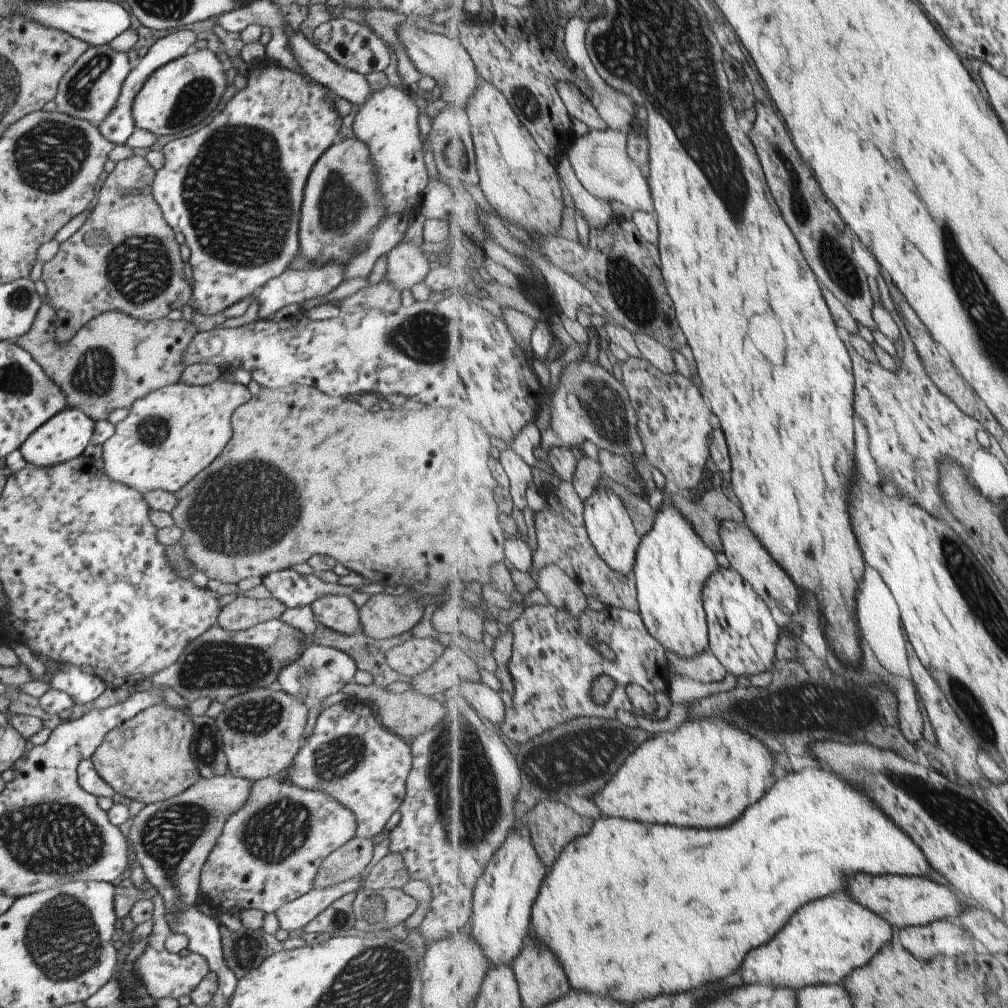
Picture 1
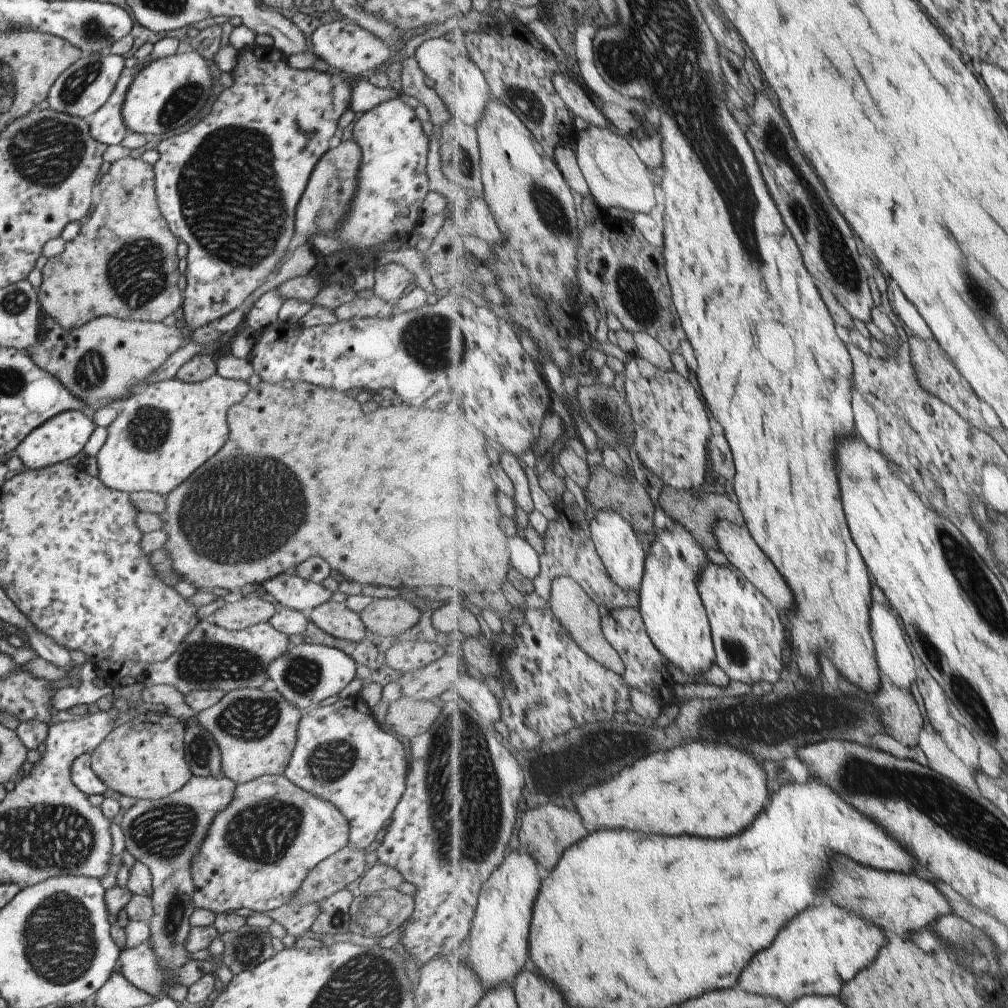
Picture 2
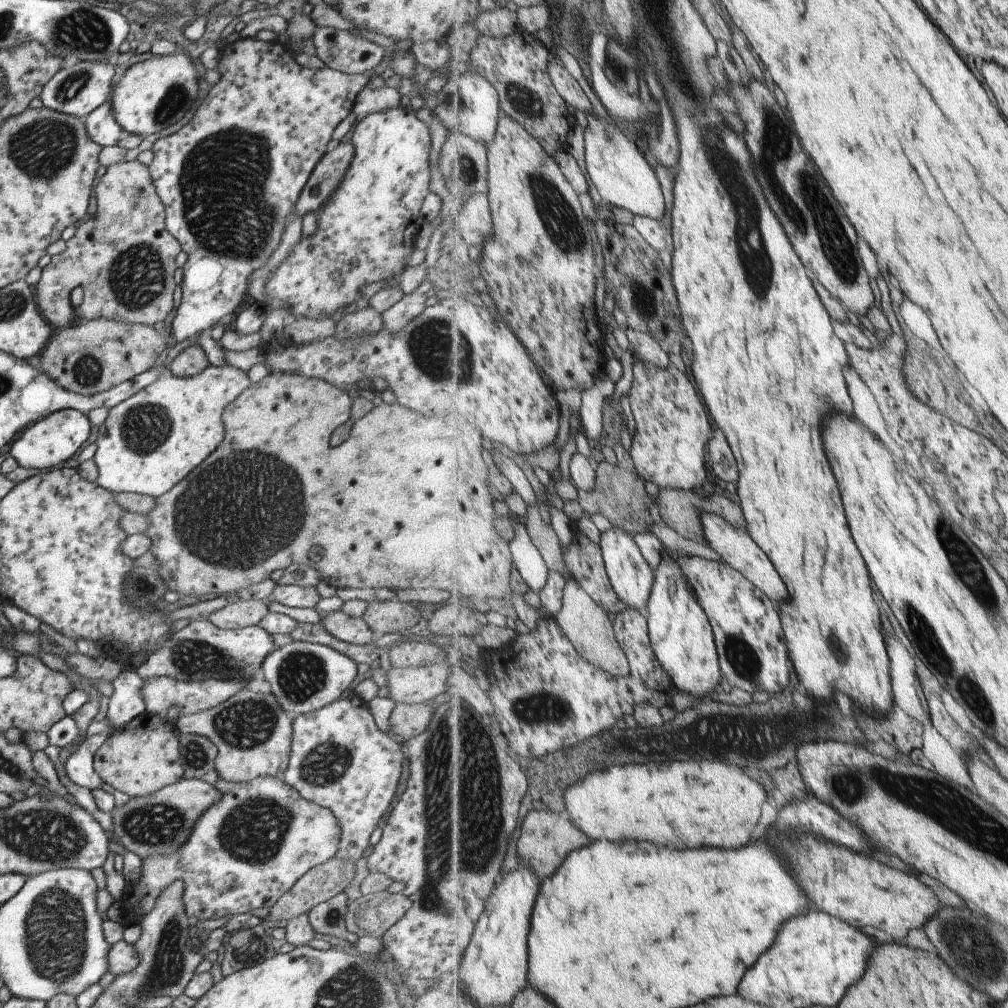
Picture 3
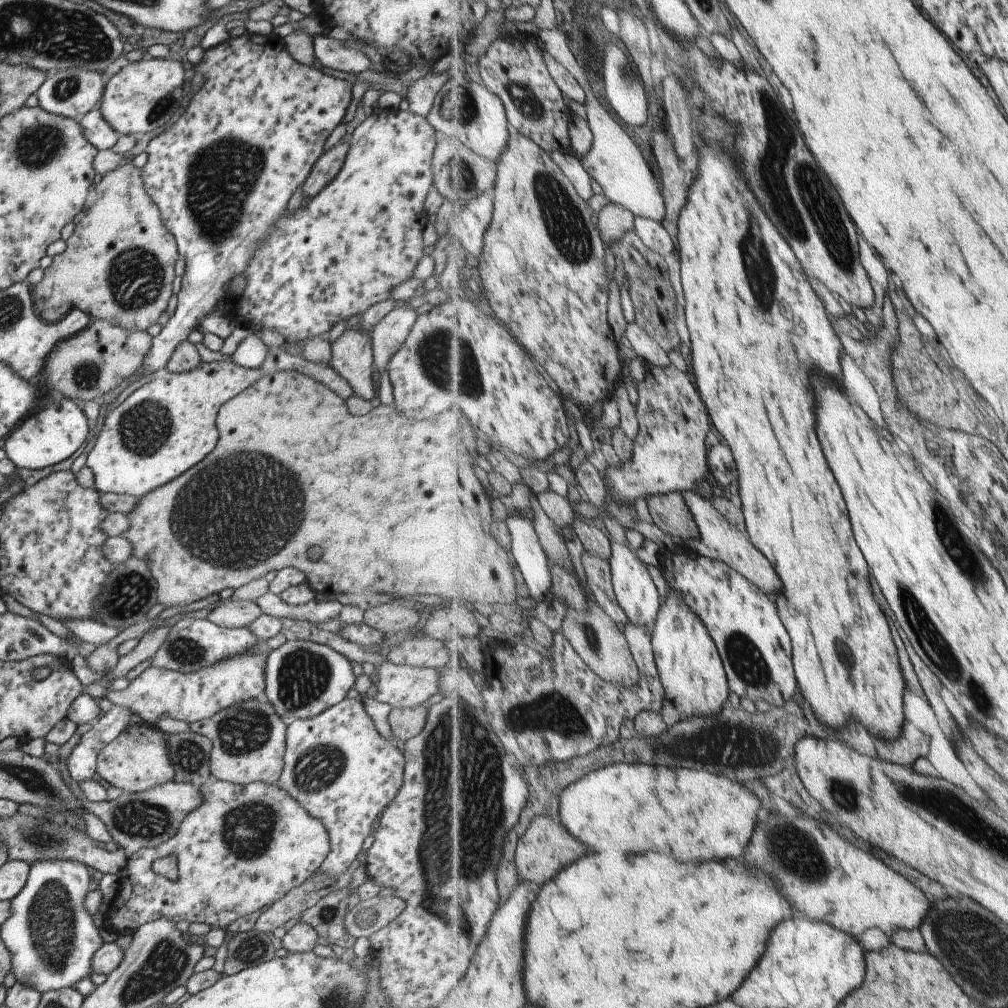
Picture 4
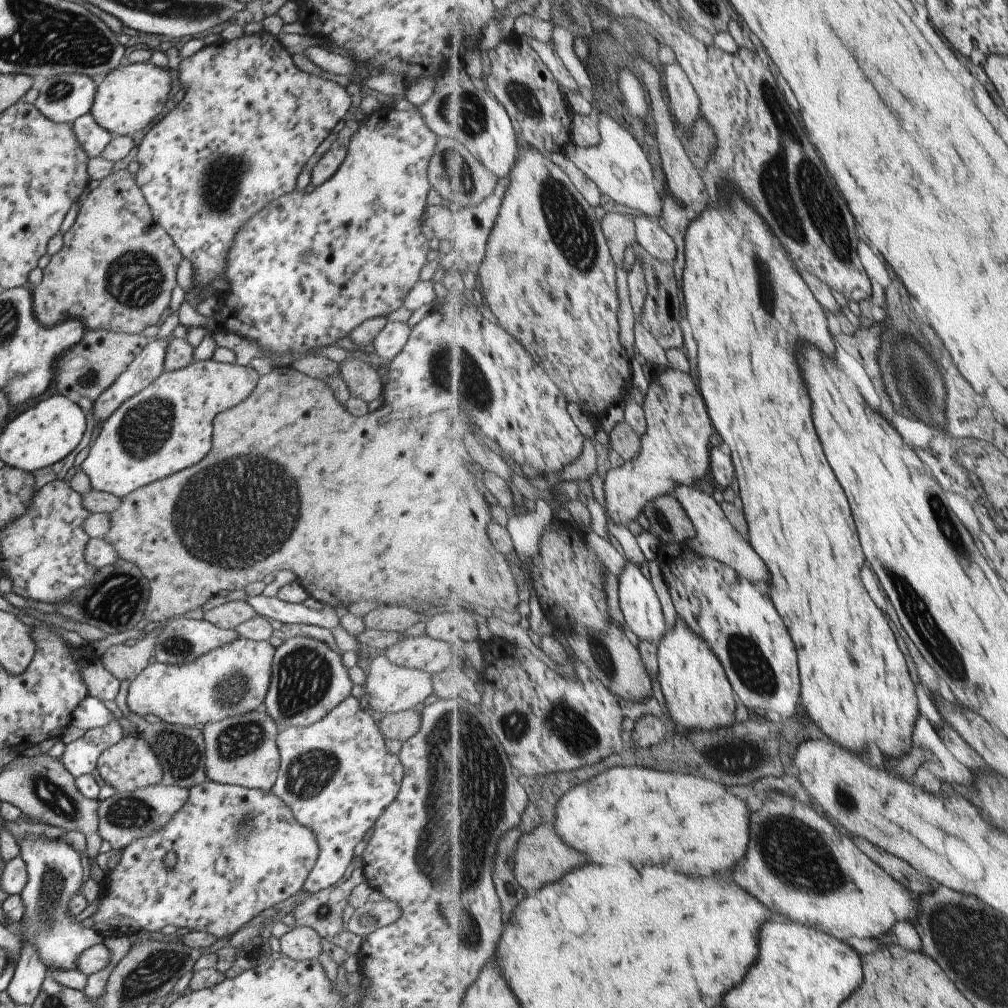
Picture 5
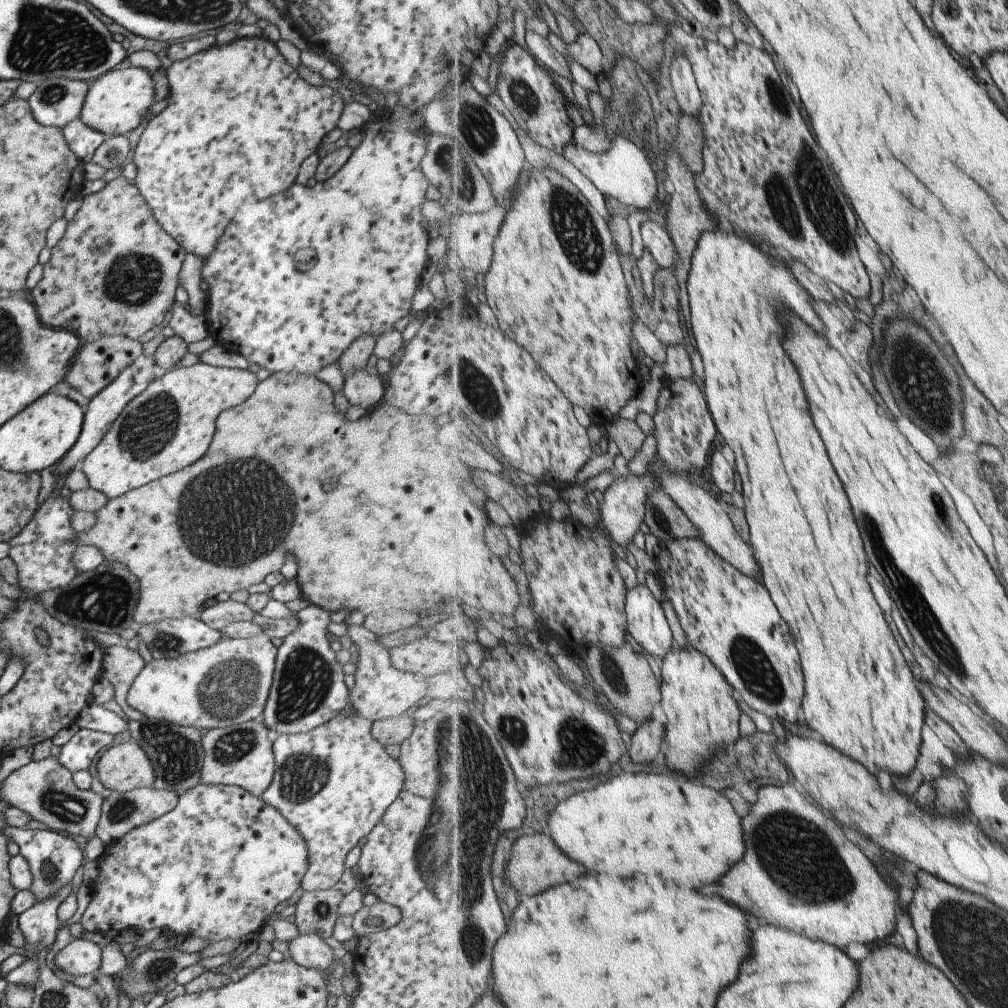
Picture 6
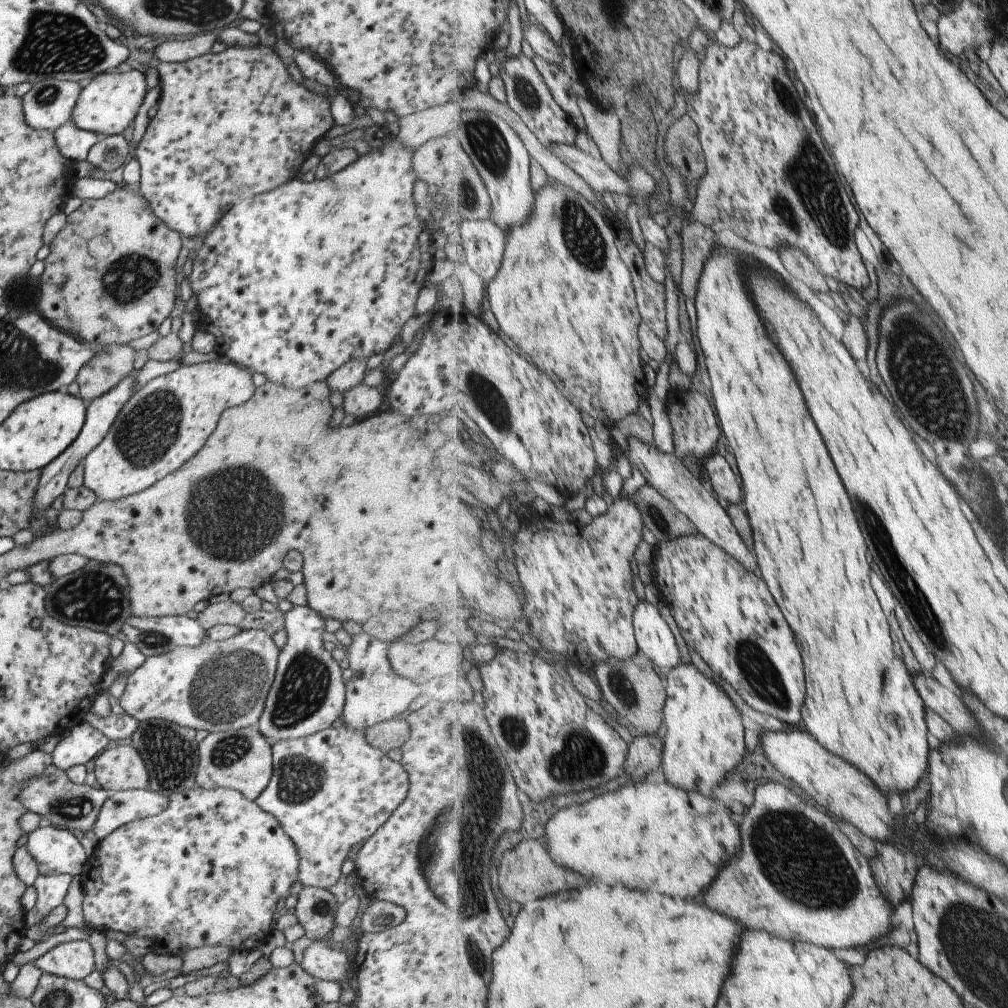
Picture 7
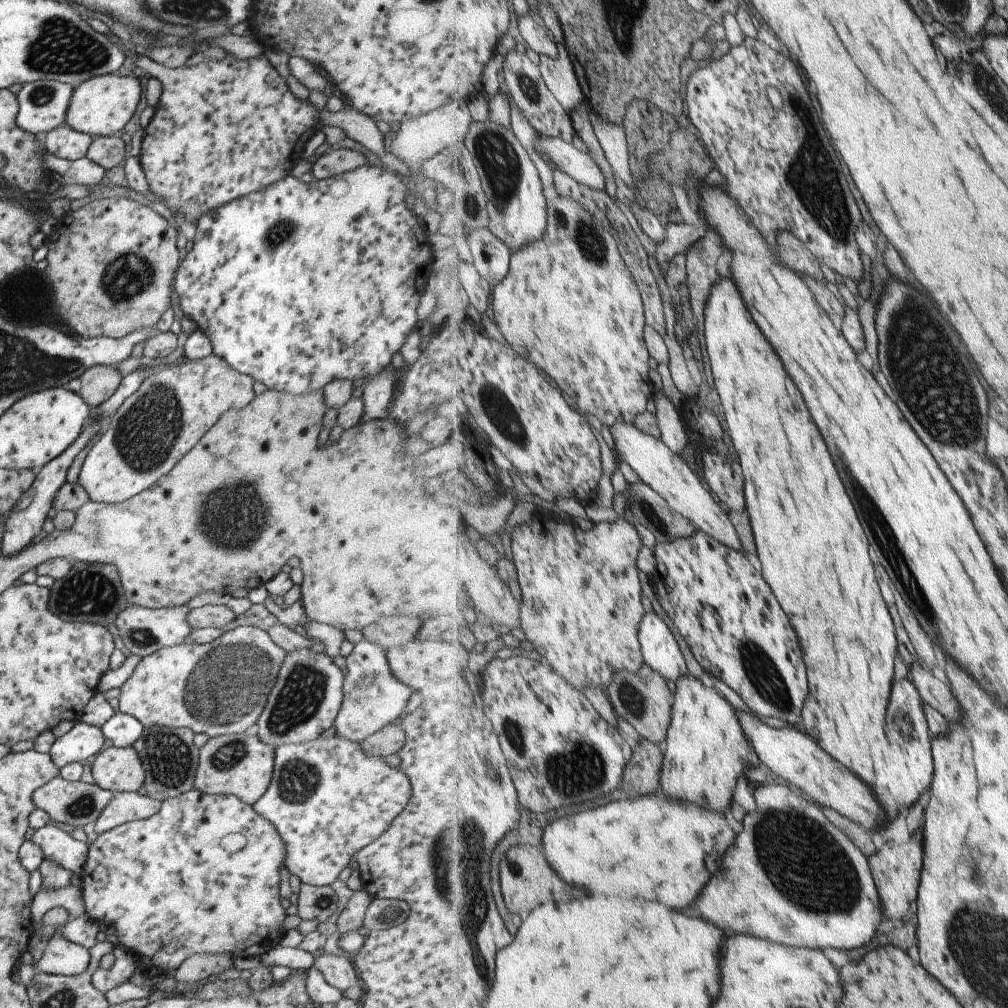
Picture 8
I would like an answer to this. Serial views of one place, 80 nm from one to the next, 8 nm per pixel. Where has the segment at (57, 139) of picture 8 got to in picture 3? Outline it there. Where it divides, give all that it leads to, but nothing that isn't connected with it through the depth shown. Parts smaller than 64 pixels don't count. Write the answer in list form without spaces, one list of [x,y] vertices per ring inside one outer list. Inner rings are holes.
[[[108,100],[100,104],[95,110],[90,111],[83,118],[83,121],[85,132],[91,142],[102,147],[117,145],[125,133],[114,119]]]

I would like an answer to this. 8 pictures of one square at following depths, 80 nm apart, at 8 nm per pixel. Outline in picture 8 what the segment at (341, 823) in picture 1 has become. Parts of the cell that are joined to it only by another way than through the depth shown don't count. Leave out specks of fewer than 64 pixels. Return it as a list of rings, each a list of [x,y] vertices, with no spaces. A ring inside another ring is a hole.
[[[192,789],[174,798],[167,798],[161,803],[159,812],[149,818],[127,822],[98,835],[95,841],[88,846],[87,859],[83,872],[81,872],[81,878],[79,878],[79,886],[83,898],[84,914],[91,922],[113,926],[114,935],[119,940],[119,947],[133,953],[142,970],[153,966],[157,970],[165,970],[173,974],[179,964],[193,954],[232,952],[236,957],[253,958],[263,955],[269,947],[276,945],[284,934],[281,924],[283,924],[285,912],[279,900],[279,869],[281,867],[287,868],[283,842],[275,826],[271,826],[271,822],[255,814],[252,805],[243,804],[233,794],[201,794],[199,790]]]

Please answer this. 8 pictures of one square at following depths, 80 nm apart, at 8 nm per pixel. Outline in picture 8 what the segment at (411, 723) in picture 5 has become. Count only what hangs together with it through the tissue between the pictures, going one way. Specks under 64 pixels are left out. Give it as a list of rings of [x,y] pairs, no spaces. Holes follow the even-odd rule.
[[[392,723],[379,728],[377,732],[369,734],[361,740],[361,750],[367,756],[387,758],[390,754],[397,753],[403,746],[405,732],[401,730],[399,723]]]

